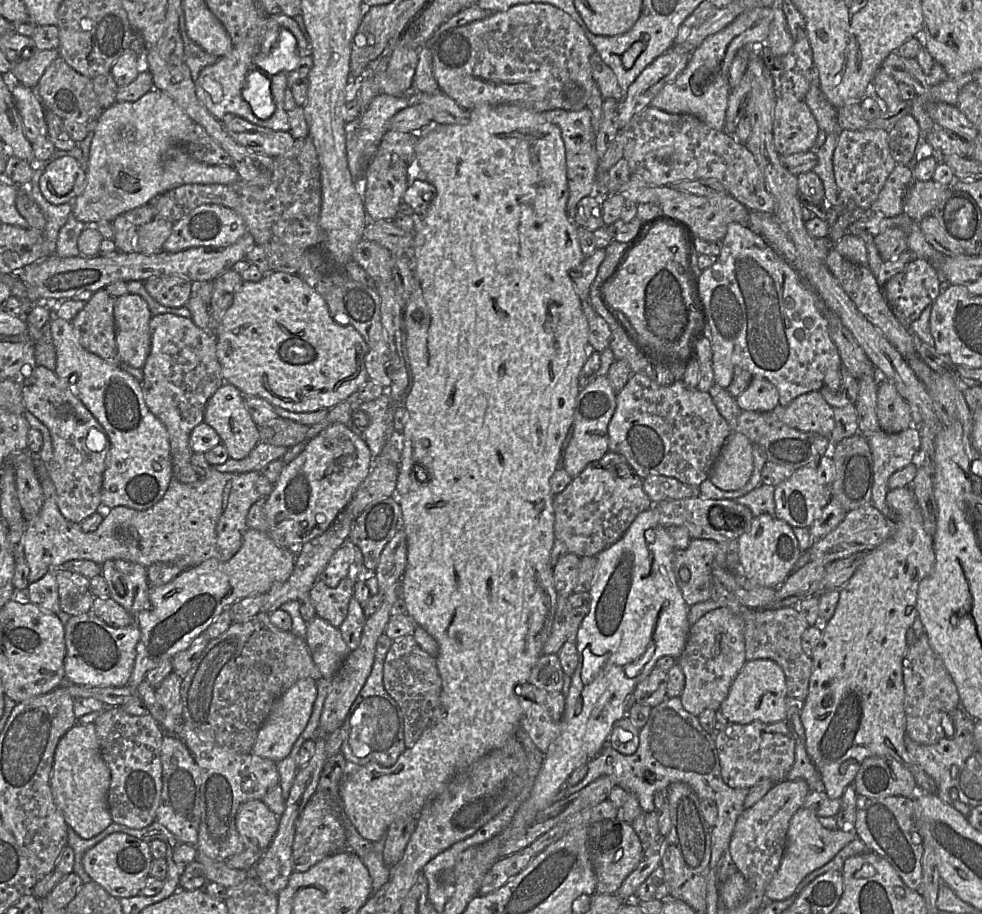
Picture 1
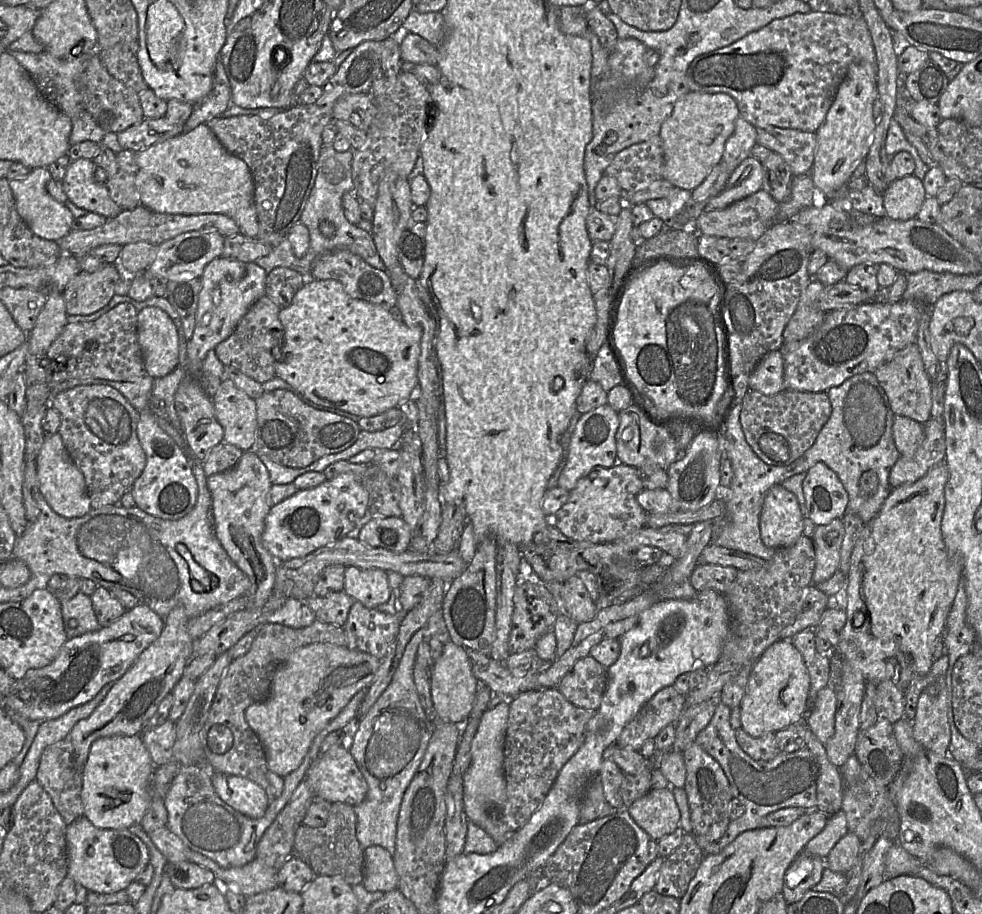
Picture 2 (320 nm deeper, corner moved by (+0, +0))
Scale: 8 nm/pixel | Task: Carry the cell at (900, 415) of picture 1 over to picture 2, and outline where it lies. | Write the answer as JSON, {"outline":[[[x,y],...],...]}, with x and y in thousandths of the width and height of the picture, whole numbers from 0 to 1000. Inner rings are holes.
{"outline":[[[932,375],[915,385],[890,408],[905,437],[907,447],[912,454],[928,457],[939,464],[947,458],[949,416],[942,405],[937,383]]]}

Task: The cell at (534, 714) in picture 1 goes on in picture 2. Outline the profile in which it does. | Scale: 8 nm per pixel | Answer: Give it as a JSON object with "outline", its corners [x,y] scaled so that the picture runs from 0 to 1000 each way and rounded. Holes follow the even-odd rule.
{"outline":[[[477,711],[481,734],[486,744],[491,745],[503,758],[512,765],[549,755],[547,737],[550,734],[541,732],[533,740],[524,740],[512,724],[500,721],[488,712]]]}

